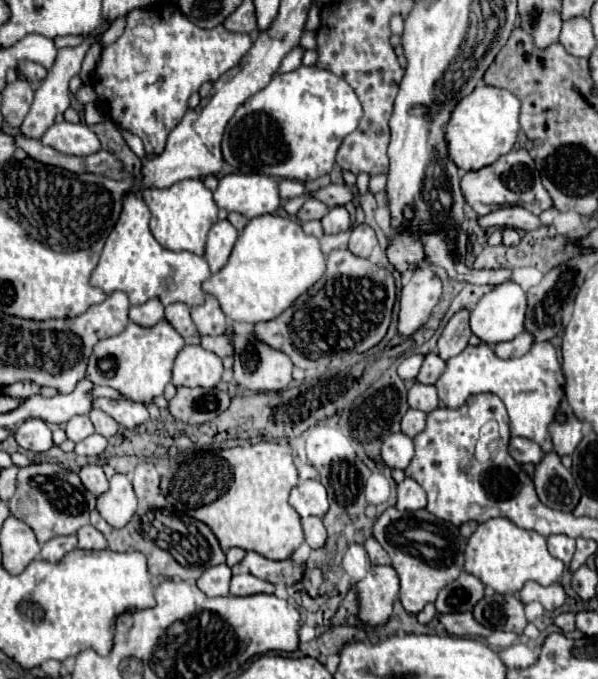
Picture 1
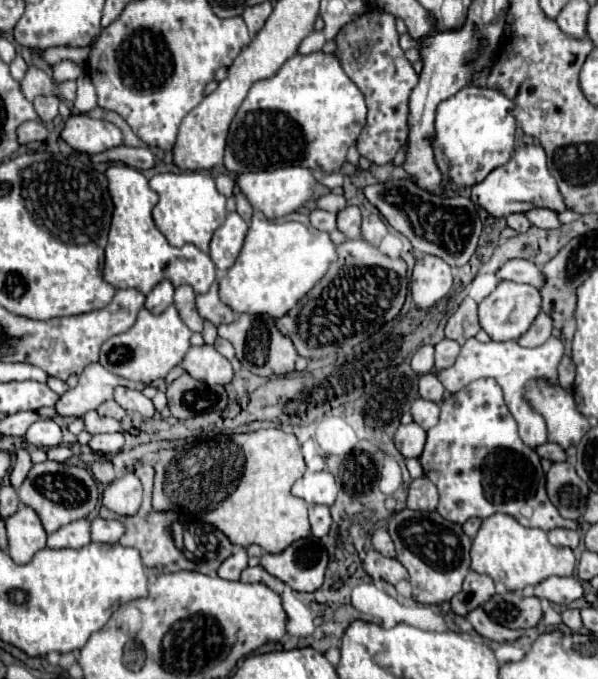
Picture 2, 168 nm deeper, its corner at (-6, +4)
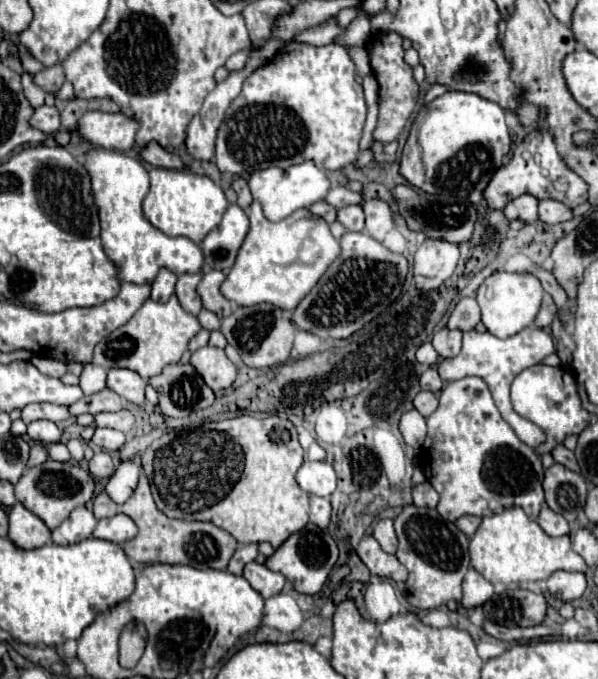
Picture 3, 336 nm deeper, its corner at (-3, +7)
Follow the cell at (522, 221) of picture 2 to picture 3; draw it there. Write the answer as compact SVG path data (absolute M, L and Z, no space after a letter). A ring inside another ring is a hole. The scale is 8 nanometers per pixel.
M524 193L504 207L504 215L510 221L522 219L524 223L534 223L538 219L538 199L532 197L530 193Z

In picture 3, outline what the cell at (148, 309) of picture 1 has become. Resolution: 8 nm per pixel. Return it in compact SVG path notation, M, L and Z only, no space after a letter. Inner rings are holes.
M160 269L156 279L152 281L152 295L150 297L154 301L164 303L174 293L174 287L176 287L176 275L170 269Z

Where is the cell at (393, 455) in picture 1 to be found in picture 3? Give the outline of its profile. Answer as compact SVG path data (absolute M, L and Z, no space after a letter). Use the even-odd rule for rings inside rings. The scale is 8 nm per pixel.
M406 411L400 419L400 433L408 447L420 449L426 439L426 419L416 411Z

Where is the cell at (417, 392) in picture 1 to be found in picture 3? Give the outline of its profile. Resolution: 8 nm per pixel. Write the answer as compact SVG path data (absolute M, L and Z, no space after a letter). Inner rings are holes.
M428 367L428 369L422 373L422 377L420 377L420 385L422 385L422 389L426 389L426 391L438 393L438 391L442 389L444 381L440 379L440 375L438 375L438 371L436 371L434 367Z

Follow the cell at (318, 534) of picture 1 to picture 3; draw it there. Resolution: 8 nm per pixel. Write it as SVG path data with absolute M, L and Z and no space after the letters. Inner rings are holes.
M316 495L310 497L310 521L314 525L318 525L320 529L326 529L330 523L330 513L332 513L332 507L328 497L316 497Z

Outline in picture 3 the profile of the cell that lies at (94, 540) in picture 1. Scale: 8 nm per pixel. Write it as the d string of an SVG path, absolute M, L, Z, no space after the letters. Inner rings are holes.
M118 513L118 515L108 517L108 519L100 519L98 527L94 529L94 537L112 541L116 545L130 541L132 537L136 537L136 533L138 533L138 529L136 529L134 521L124 513Z

